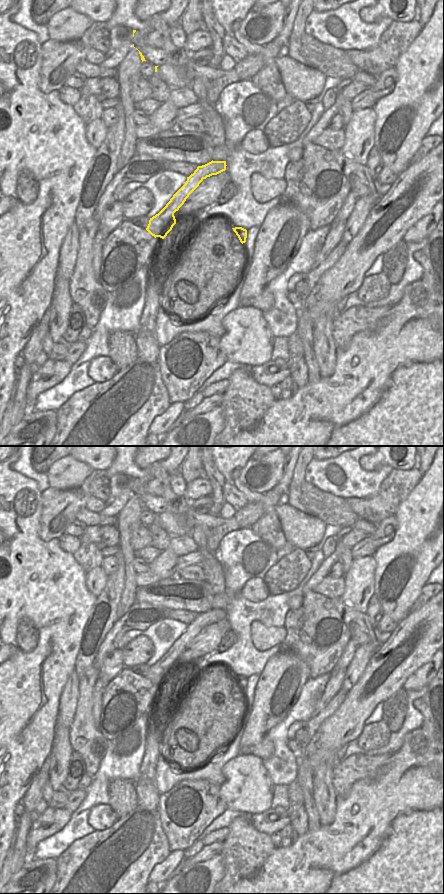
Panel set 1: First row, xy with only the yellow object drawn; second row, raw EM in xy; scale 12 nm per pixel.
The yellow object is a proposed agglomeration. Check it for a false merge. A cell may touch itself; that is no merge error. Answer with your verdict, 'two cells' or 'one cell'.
two cells

